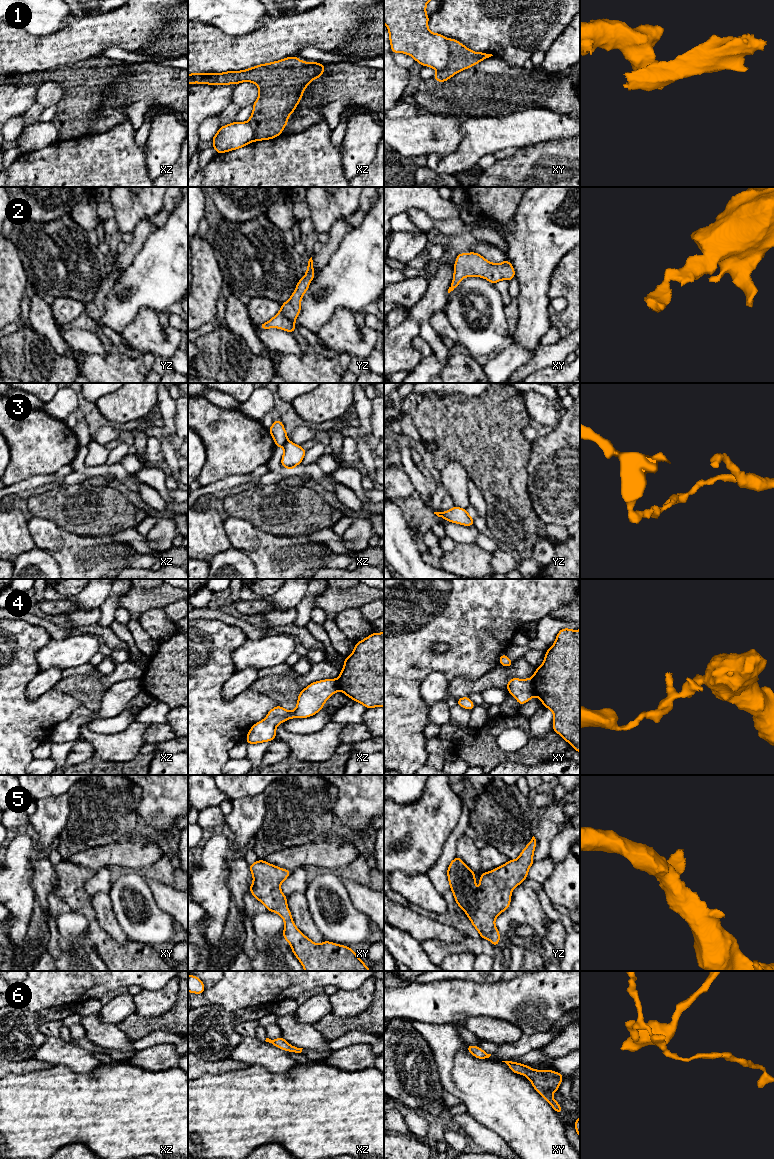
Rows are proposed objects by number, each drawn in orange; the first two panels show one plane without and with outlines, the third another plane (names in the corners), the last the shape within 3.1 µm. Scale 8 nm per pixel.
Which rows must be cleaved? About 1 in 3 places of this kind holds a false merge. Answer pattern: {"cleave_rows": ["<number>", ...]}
{"cleave_rows": ["1", "3", "4"]}

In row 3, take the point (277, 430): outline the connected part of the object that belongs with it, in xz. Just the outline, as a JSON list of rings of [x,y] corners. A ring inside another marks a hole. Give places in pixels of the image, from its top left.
[[[281,420],[274,421],[269,428],[269,432],[274,439],[275,446],[277,447],[283,447],[288,441],[287,432]]]

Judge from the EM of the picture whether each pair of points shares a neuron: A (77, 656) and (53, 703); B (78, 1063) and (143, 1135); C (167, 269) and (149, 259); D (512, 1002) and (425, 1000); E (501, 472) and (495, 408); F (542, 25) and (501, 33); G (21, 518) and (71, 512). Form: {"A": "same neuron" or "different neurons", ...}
{"A": "different neurons", "B": "different neurons", "C": "same neuron", "D": "same neuron", "E": "same neuron", "F": "same neuron", "G": "different neurons"}

